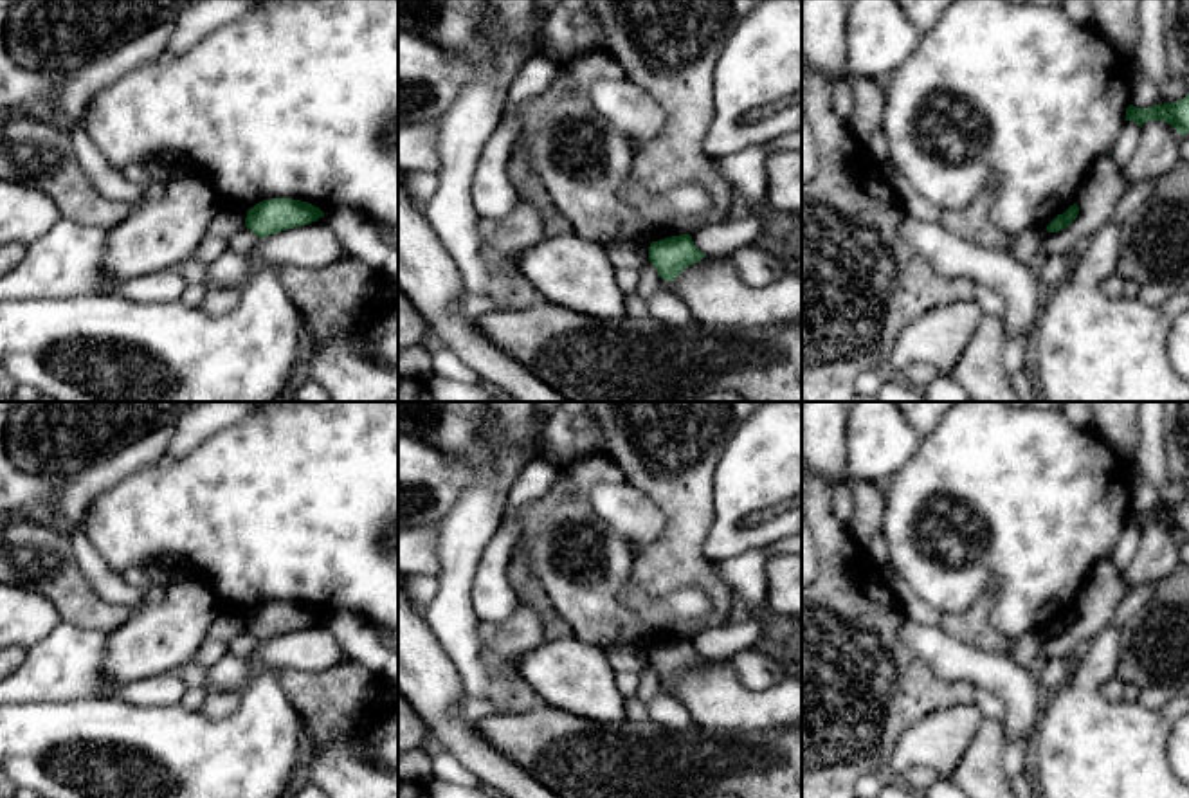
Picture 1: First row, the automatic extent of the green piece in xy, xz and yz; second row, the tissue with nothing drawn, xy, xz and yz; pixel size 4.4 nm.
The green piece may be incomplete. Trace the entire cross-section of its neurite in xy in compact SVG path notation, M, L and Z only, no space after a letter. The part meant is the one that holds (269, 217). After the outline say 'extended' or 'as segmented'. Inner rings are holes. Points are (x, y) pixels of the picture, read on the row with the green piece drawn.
M272 198L247 211L245 227L258 238L267 238L286 229L308 225L322 216L324 213L308 202Z; as segmented

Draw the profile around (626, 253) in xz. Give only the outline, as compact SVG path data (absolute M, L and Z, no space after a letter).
M620 240L598 241L607 252L611 263L618 267L641 268L649 261L649 241Z

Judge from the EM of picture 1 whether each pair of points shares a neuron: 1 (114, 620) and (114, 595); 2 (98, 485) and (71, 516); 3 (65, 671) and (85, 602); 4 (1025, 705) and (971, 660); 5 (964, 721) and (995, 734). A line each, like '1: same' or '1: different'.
1: different
2: same
3: different
4: same
5: different

